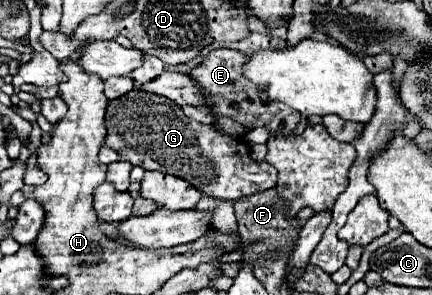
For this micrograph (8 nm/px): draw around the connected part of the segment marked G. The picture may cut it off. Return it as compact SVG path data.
M132 89L128 95L108 103L106 129L104 145L114 149L122 159L148 171L182 177L210 197L236 201L276 185L278 171L266 161L252 161L250 147L242 139L236 141L234 137L216 131L214 125L202 125L188 119L180 105L142 89Z

